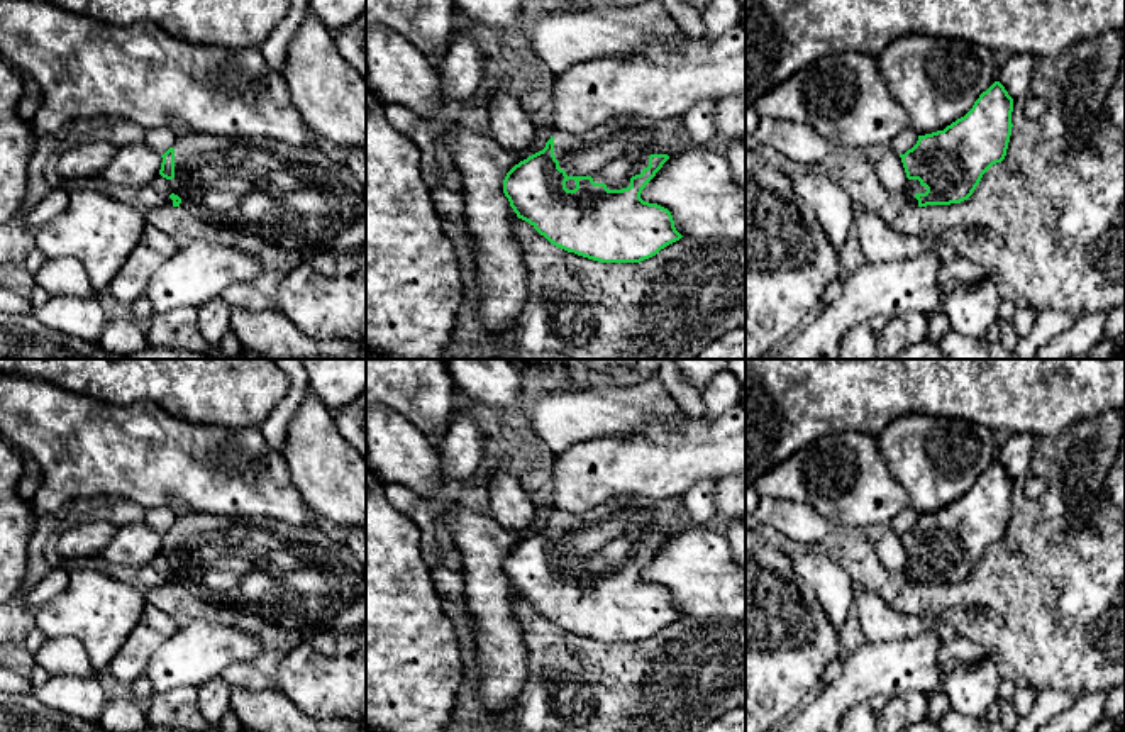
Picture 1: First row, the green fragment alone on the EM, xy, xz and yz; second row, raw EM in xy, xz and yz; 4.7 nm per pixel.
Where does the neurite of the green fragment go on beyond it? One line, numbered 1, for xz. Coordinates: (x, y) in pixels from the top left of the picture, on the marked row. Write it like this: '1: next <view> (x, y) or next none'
1: next xz (614, 153)

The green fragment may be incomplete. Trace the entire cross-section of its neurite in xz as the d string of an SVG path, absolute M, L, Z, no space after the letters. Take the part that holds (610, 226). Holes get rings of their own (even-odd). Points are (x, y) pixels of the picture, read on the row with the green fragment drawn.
M615 119L585 134L552 130L542 151L507 173L503 193L517 217L529 222L556 247L600 263L640 263L683 237L674 227L671 212L657 203L644 202L640 193L673 154L693 147L723 152L725 144L717 139L695 144L683 119L657 124Z

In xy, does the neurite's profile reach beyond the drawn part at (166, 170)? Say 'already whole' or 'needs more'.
needs more

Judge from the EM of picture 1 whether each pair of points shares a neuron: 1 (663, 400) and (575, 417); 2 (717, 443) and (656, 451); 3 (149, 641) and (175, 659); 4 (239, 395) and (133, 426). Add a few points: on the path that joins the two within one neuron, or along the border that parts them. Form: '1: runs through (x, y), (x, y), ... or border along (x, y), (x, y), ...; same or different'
1: runs through (641, 400), (622, 412), (597, 412); same
2: runs through (702, 448), (695, 451), (671, 451); same
3: border along (178, 627), (156, 649), (143, 671); different
4: border along (134, 404), (153, 400), (185, 421), (212, 424); different

